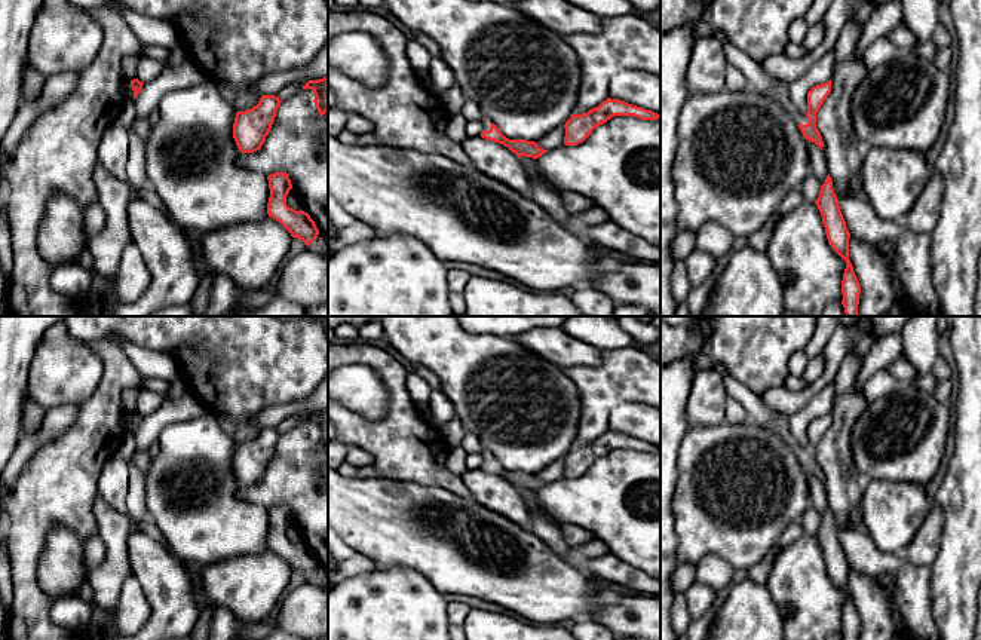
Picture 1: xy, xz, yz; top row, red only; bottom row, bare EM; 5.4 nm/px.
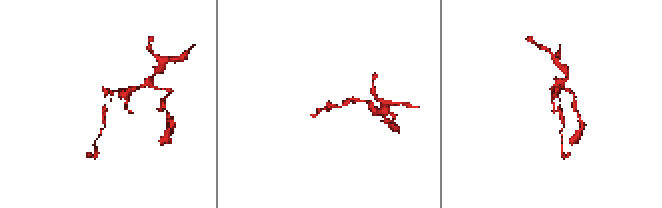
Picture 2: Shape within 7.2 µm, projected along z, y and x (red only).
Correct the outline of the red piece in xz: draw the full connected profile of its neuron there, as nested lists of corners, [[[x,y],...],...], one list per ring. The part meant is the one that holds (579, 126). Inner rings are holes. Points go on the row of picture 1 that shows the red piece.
[[[607,98],[598,107],[589,110],[588,113],[571,114],[571,117],[564,125],[564,144],[577,146],[583,143],[597,126],[606,123],[614,116],[634,116],[641,120],[659,119],[659,114],[652,110],[632,105],[620,99]]]

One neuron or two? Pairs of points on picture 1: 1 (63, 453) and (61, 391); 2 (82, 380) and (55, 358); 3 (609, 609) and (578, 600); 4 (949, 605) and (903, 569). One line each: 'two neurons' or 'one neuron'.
1: two neurons
2: one neuron
3: two neurons
4: two neurons

